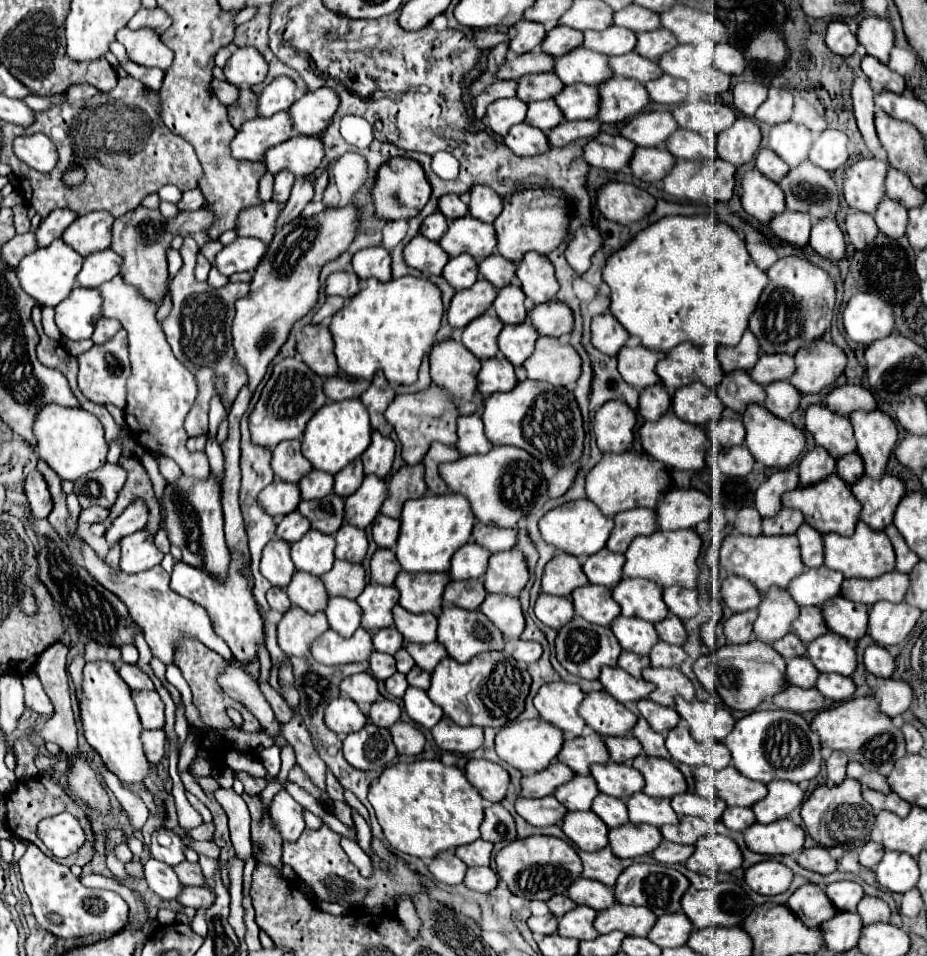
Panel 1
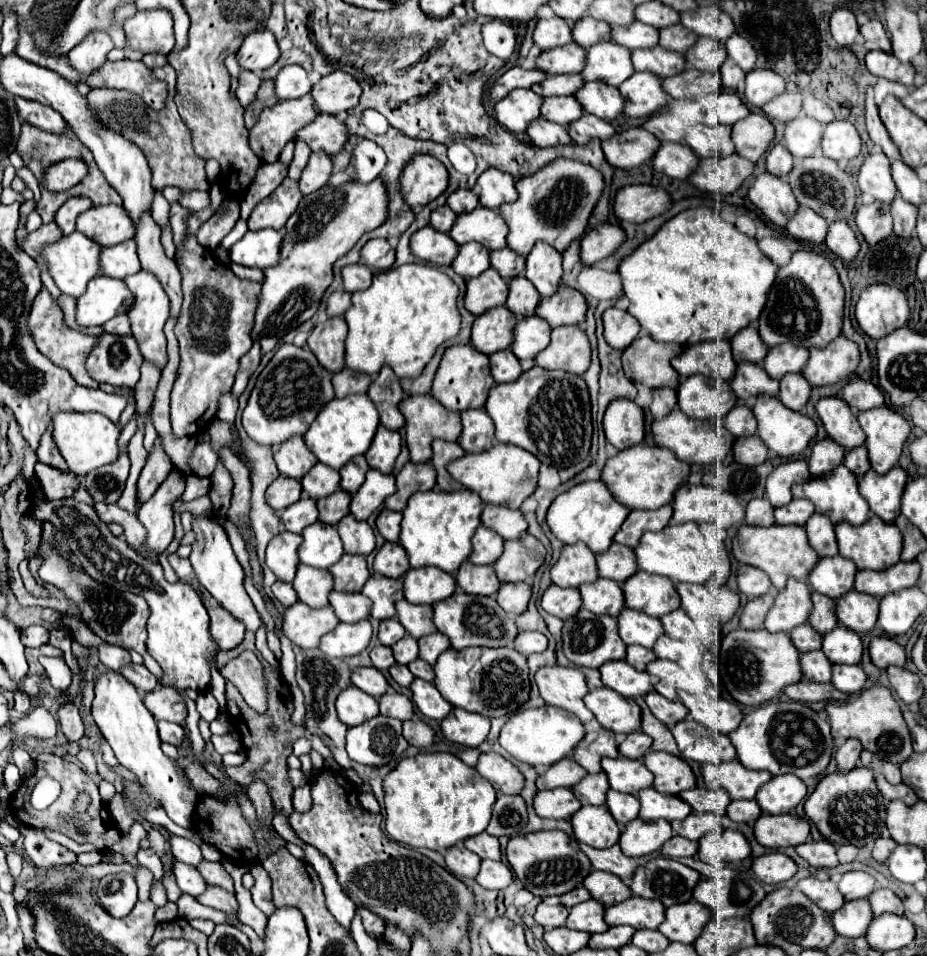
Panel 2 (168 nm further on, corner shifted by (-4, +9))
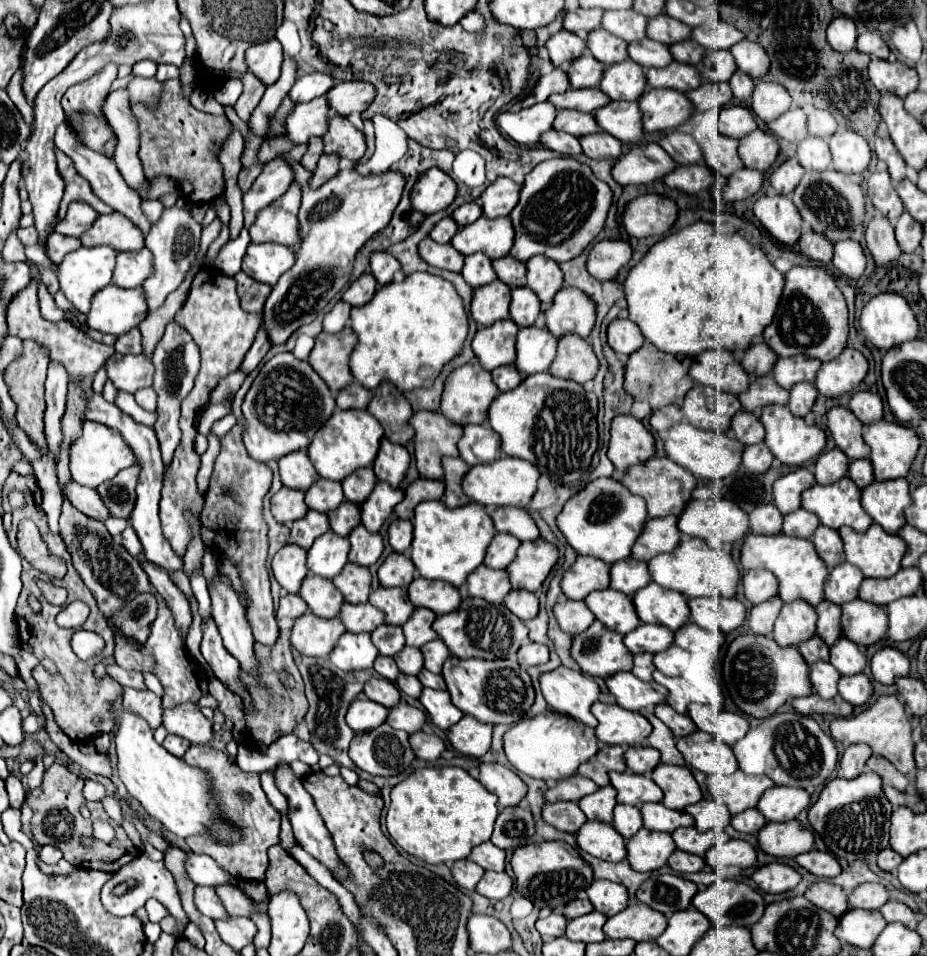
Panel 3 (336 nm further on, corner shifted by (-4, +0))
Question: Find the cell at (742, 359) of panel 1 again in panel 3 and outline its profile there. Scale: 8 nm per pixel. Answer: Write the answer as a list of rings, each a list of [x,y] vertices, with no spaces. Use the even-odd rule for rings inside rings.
[[[760,340],[744,352],[742,366],[750,376],[764,376],[772,370],[776,360],[778,360],[778,356],[774,354],[774,350],[766,342]]]

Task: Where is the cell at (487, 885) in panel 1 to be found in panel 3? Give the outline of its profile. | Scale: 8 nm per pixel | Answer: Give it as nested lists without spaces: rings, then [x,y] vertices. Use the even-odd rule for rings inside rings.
[[[486,872],[476,886],[476,892],[492,900],[502,900],[512,892],[512,878],[506,872]]]

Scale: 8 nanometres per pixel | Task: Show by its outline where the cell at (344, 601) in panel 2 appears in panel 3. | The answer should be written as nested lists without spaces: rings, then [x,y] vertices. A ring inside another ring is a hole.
[[[344,602],[340,610],[340,620],[348,632],[372,632],[384,624],[384,612],[366,604],[348,604]]]

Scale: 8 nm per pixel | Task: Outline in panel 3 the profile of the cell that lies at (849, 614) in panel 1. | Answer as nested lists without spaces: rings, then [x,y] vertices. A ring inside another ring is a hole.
[[[852,600],[842,606],[842,628],[844,636],[860,646],[876,644],[888,630],[888,616],[882,606],[866,600]]]

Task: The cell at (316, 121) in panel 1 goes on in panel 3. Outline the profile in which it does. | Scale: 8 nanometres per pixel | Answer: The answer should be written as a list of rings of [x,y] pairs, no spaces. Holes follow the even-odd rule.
[[[338,82],[326,98],[338,114],[350,116],[352,112],[364,112],[374,102],[376,88],[370,82]]]

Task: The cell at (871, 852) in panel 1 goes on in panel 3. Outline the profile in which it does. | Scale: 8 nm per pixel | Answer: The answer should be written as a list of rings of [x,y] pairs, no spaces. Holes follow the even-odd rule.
[[[884,848],[880,854],[878,854],[878,866],[886,872],[894,872],[902,862],[902,856],[898,852],[894,852],[892,848]]]

